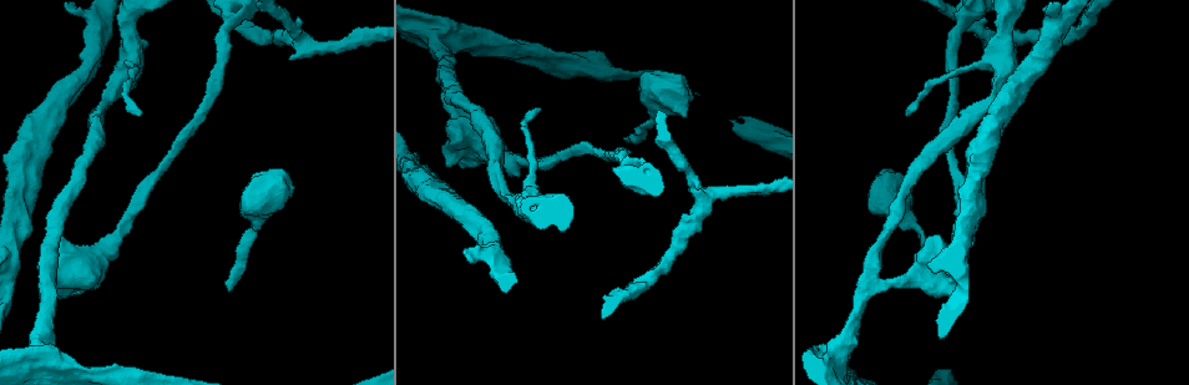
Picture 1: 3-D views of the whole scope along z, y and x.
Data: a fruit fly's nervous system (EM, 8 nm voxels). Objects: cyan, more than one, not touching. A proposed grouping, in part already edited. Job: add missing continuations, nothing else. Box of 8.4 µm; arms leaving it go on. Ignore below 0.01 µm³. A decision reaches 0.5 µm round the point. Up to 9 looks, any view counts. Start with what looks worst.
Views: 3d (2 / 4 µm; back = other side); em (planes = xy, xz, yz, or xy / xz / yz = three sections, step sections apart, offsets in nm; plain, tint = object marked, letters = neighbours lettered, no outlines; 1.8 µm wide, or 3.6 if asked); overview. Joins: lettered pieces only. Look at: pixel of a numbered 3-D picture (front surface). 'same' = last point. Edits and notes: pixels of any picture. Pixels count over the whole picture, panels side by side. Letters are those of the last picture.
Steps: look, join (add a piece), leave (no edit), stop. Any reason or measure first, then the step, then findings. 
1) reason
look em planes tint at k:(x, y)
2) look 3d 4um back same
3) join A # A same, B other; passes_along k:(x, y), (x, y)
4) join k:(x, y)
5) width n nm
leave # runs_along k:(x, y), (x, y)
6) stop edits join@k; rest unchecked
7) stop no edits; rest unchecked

free end
look 3d 4um at 1:(231, 290)

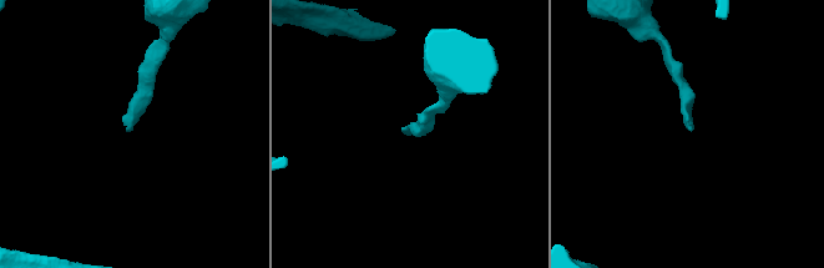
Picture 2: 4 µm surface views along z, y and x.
look em 3.6um planes letters at 2:(693, 126)

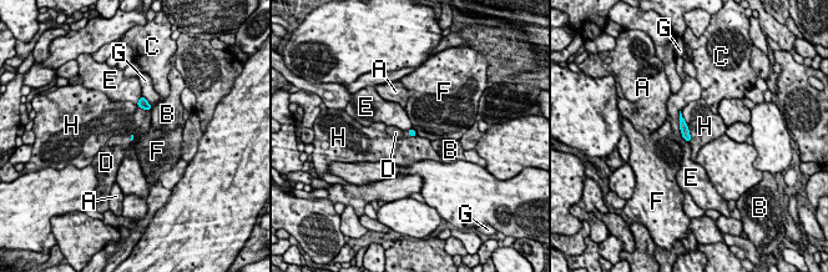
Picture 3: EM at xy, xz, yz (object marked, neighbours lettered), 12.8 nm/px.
longest_contact E 440 nm
join D # A other, B other, C other, D same, E other, F other, G other, H other; passes_along 3:(412, 132), (409, 134), (395, 132); it goes on there

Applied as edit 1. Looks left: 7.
stops while still wide
look em planes plain at 1:(449, 167)

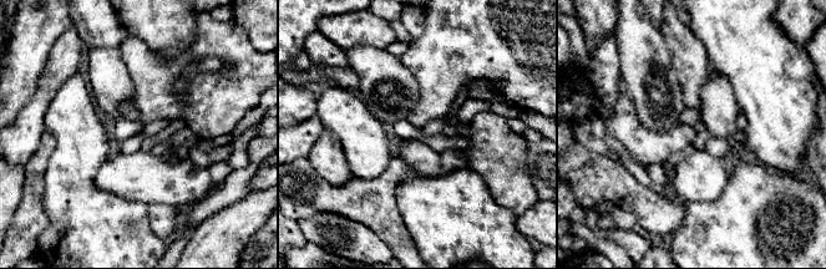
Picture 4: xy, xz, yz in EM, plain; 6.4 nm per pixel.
see the neighbours
look em planes letters same

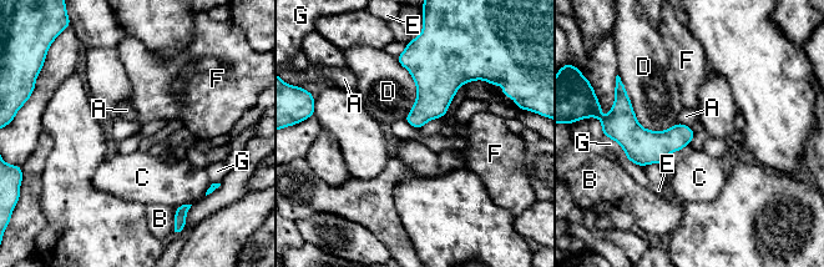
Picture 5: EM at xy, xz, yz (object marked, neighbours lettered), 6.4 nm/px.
leave # A other, B other, C other, D other, E other, F other, G other; border 5:(678, 122), (689, 126); no lettered piece goes on from it

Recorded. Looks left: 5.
calibre changes
look em xz step 4 tint at 1:(976, 169)

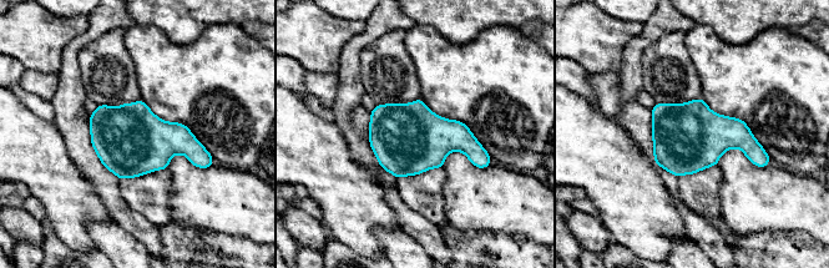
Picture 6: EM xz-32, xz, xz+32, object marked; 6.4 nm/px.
see the neighbours
look em xz step 4 letters same

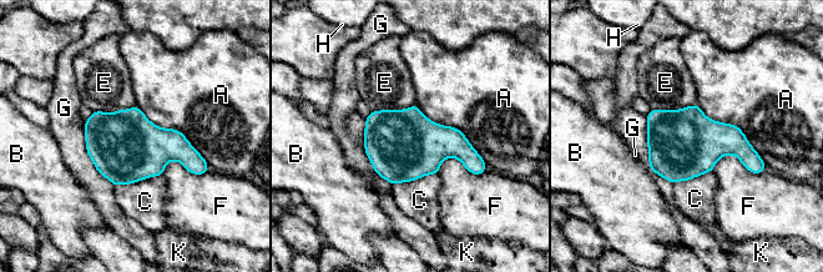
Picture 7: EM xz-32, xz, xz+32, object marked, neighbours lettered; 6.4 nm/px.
longest_contact A 600 nm
leave # A other, B other, C other, E other, F other, G other, H other, K other; none of them fits

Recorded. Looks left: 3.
a fork
look 3d 4um at 1:(833, 358)

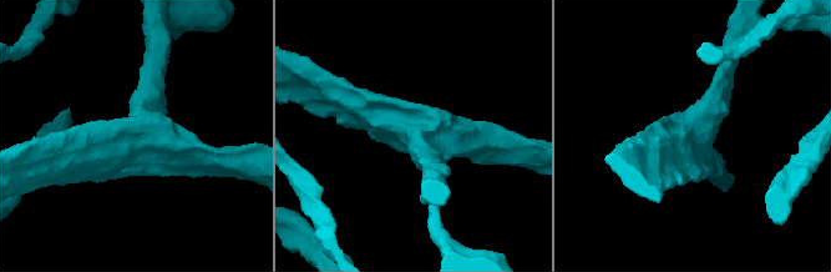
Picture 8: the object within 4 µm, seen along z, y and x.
arms 4
look em xz step 4 tint at 8:(144, 130)

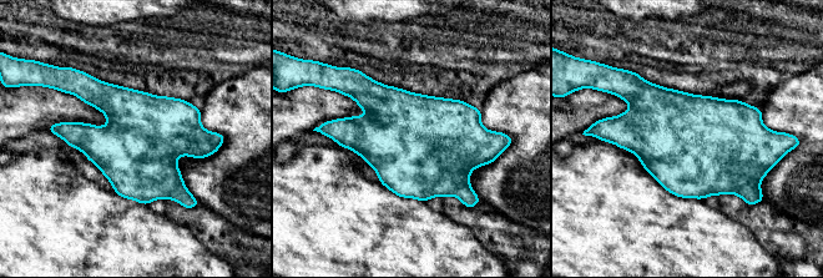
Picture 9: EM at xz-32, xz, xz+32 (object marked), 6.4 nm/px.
cut it another way
look em planes letters same

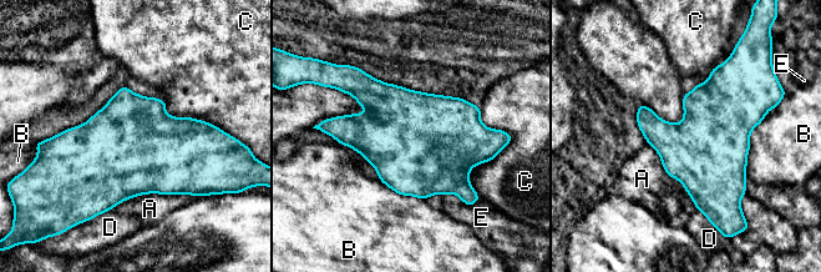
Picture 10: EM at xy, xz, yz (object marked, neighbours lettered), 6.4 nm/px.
leave # A other, B other, C other, D other, E other; border 10:(163, 100), (170, 115), (218, 127); none of them fits

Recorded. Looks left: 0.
stop edits join@3; rest unchecked

